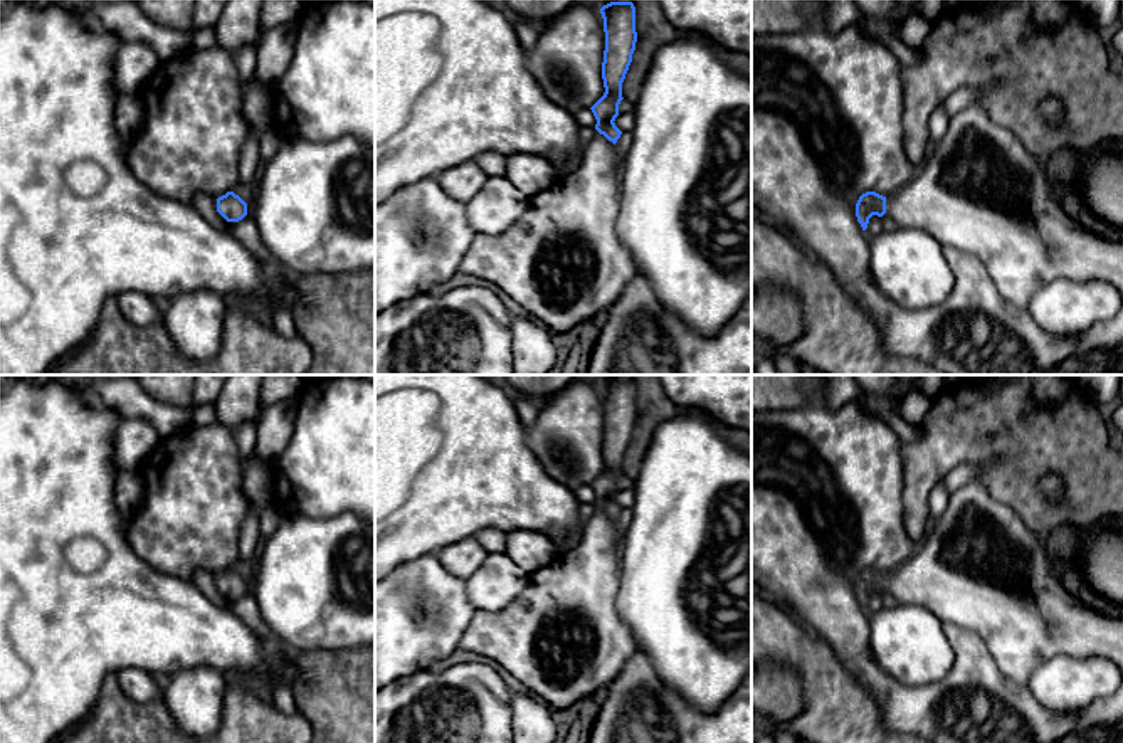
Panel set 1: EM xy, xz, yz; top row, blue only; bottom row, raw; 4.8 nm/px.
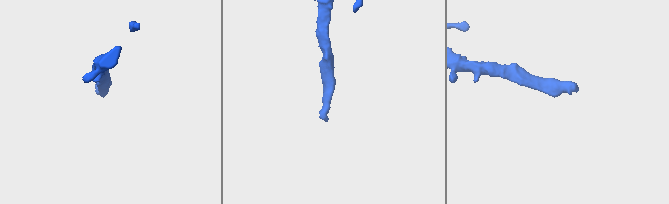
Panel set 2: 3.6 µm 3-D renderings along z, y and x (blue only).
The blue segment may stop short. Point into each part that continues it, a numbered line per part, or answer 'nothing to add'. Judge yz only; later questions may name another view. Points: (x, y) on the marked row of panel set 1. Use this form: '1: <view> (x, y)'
1: yz (980, 190)

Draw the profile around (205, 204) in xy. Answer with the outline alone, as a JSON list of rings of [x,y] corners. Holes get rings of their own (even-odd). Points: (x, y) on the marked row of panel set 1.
[[[198,193],[190,202],[215,229],[224,230],[229,222],[217,212],[217,197]]]

